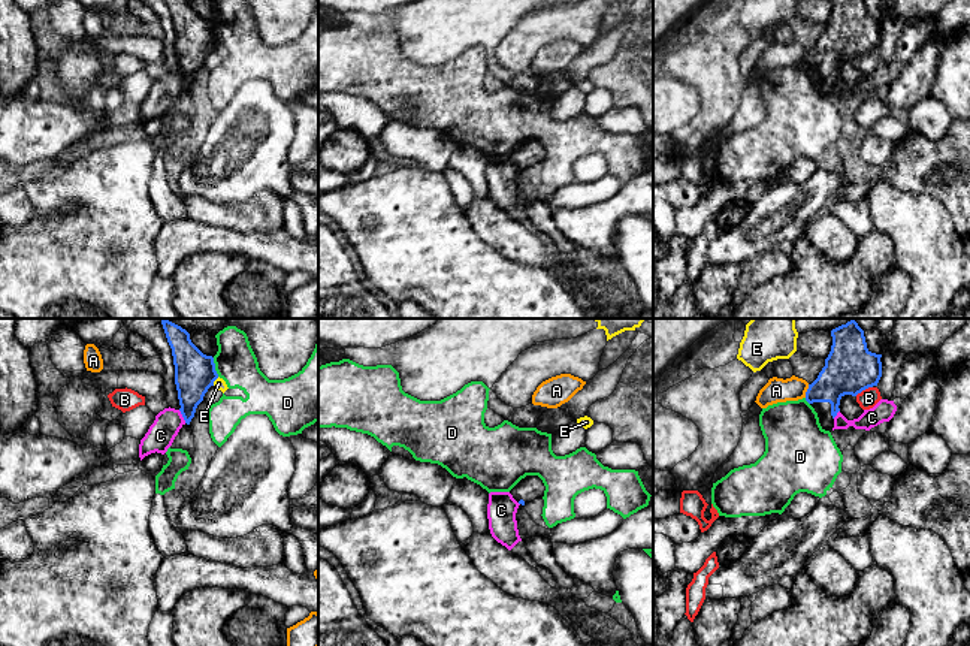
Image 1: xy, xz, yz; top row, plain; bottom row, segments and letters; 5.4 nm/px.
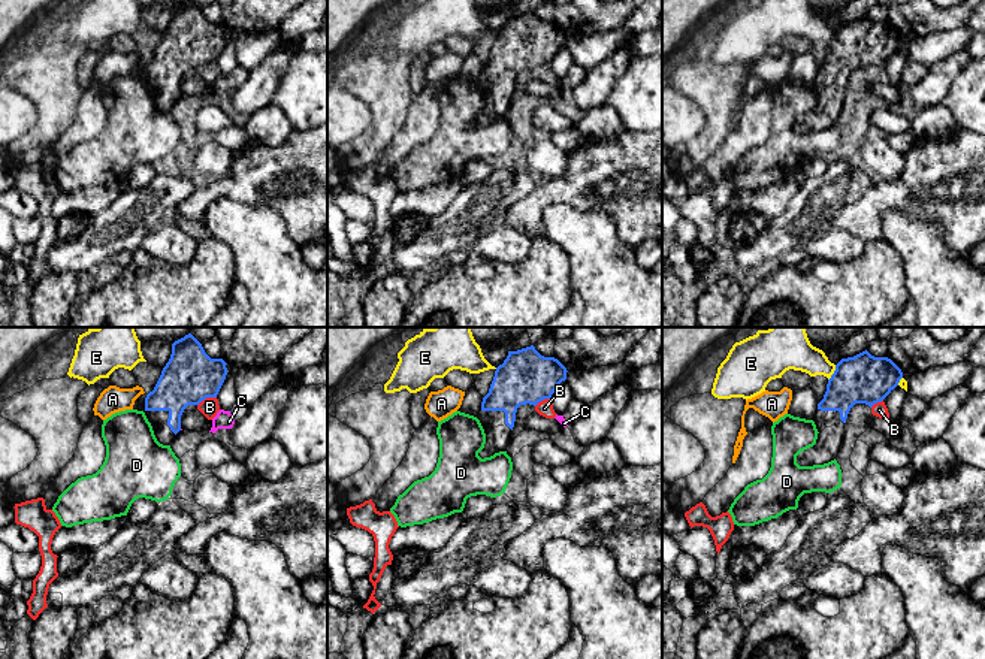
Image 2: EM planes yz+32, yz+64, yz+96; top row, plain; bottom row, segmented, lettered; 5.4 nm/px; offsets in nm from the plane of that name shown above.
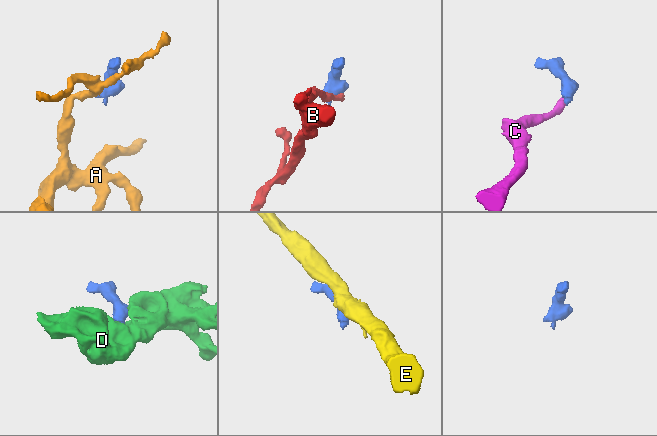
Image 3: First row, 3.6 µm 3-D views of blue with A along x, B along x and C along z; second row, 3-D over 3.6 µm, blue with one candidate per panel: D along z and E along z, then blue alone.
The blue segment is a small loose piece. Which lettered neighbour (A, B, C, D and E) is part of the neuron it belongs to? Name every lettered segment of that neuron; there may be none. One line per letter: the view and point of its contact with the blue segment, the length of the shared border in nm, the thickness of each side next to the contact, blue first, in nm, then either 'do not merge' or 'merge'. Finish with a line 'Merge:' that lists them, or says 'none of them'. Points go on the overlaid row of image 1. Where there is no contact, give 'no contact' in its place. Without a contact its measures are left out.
A: yz (807, 391) | 80 nm | 260/130 nm | do not merge
B: yz (863, 389) | 110 nm | 280/100 nm | do not merge
C: xy (183, 416) | 80 nm | 220/150 nm | do not merge
D: xy (214, 367) | 110 nm | 220/220 nm | do not merge
E: xy (214, 380) | 60 nm | 220/60 nm | do not merge
Merge: none of them

